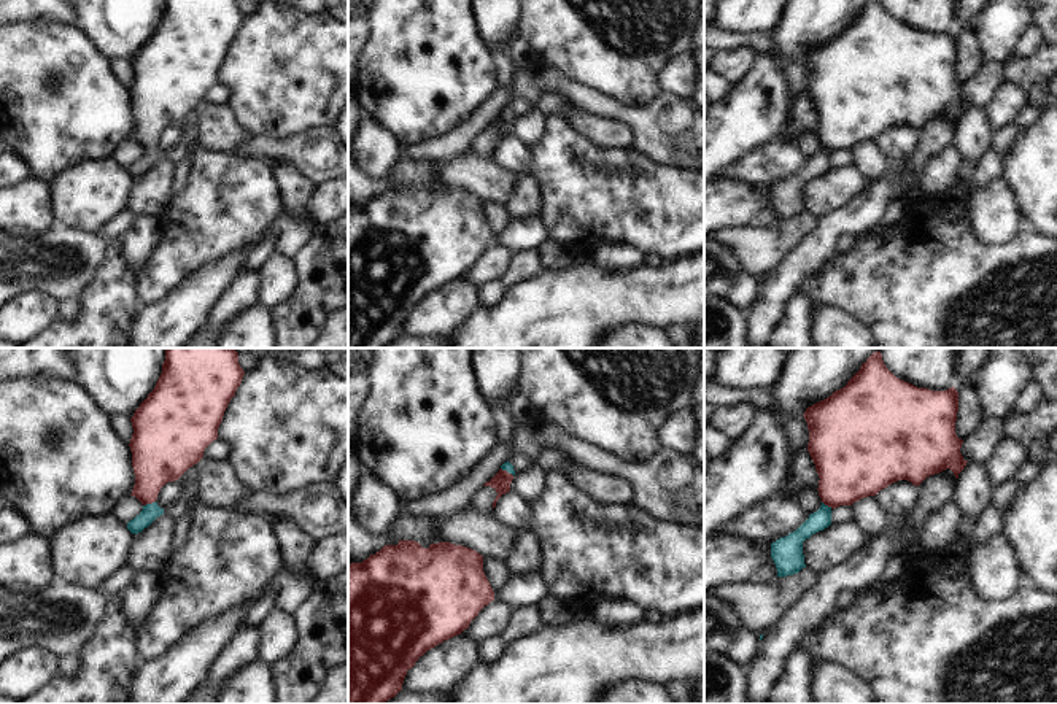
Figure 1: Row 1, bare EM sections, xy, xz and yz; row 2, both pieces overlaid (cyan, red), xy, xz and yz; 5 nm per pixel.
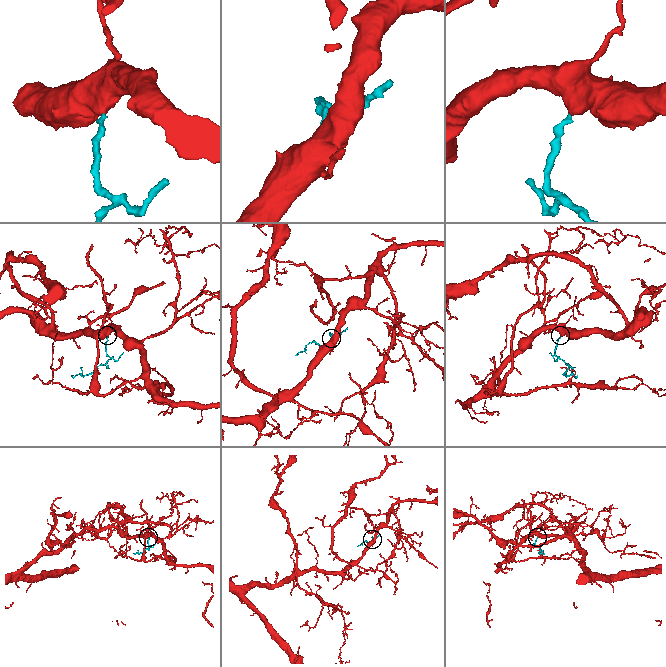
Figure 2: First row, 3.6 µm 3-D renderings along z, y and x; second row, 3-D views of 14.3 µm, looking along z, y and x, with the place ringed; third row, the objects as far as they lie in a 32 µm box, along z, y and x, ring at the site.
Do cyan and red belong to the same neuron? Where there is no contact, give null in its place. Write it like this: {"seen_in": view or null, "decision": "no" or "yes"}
{"seen_in": "xy", "decision": "yes"}

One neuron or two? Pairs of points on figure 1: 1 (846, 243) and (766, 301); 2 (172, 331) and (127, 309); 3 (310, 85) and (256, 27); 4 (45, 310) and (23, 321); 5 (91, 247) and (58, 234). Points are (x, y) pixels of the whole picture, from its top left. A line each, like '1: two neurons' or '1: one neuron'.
1: two neurons
2: two neurons
3: one neuron
4: one neuron
5: one neuron

